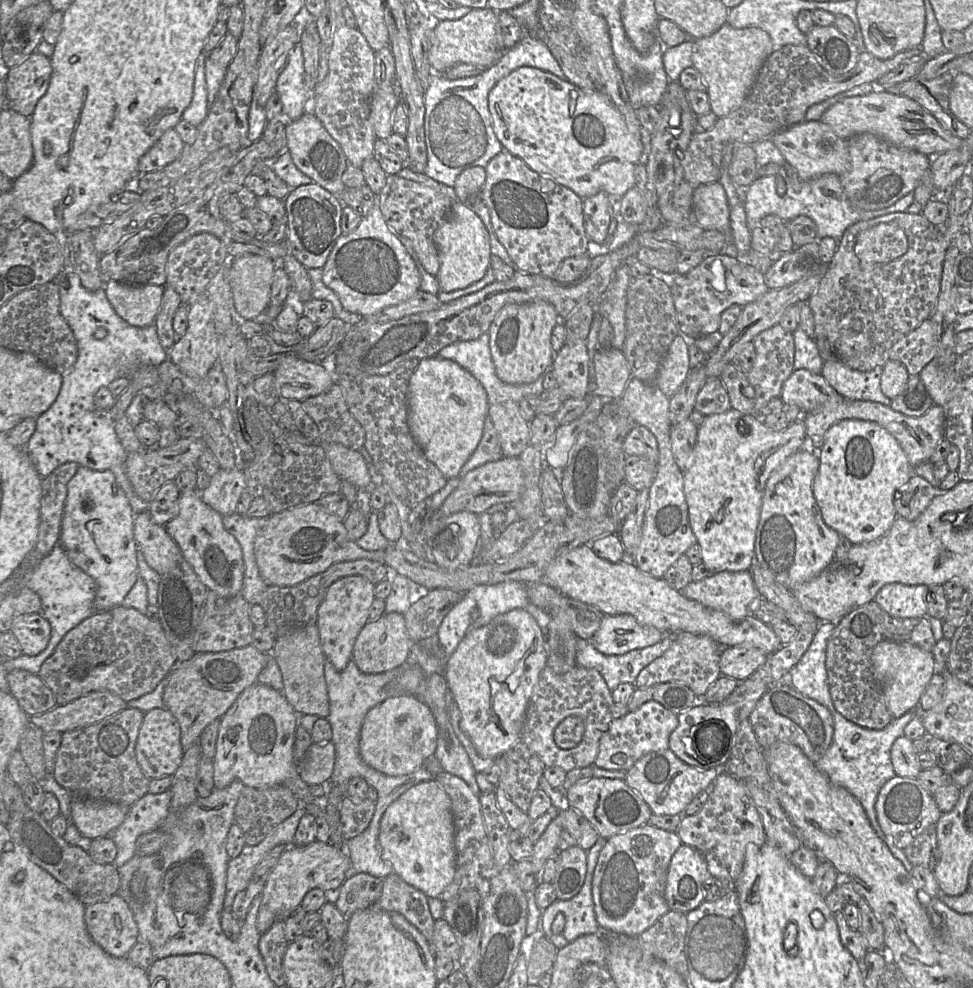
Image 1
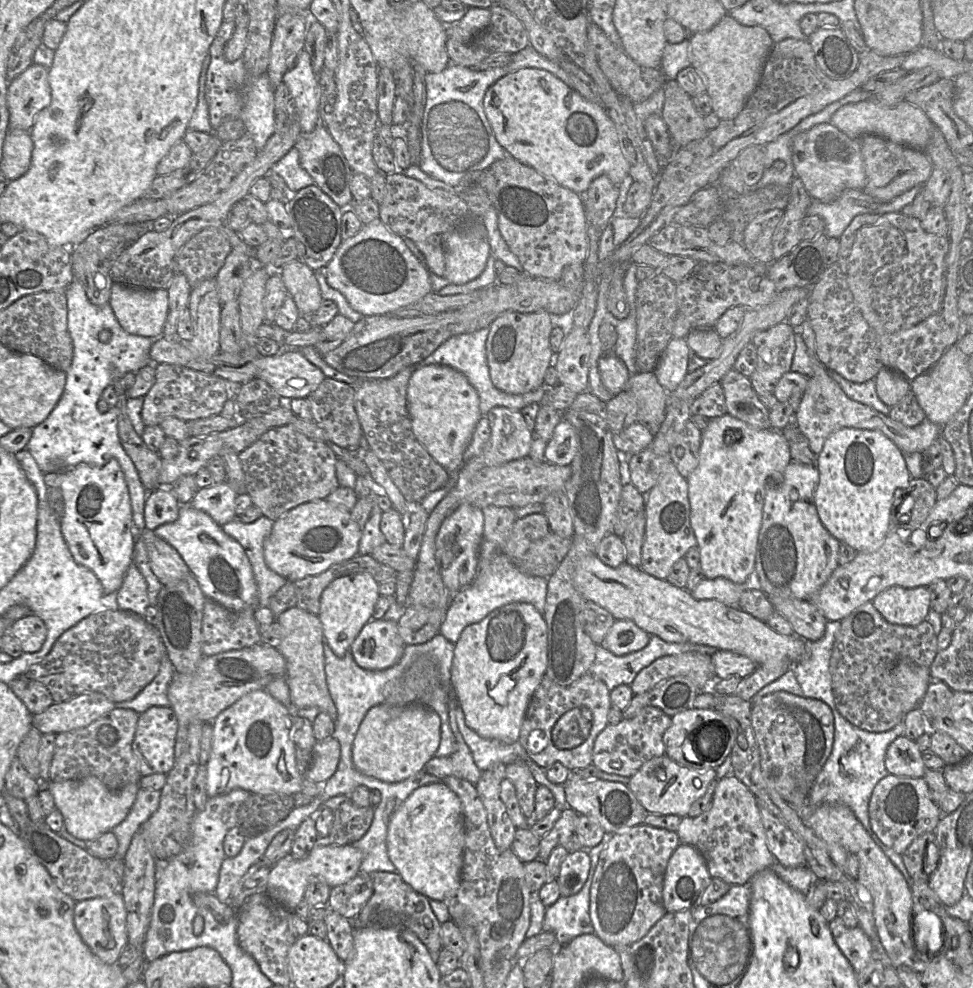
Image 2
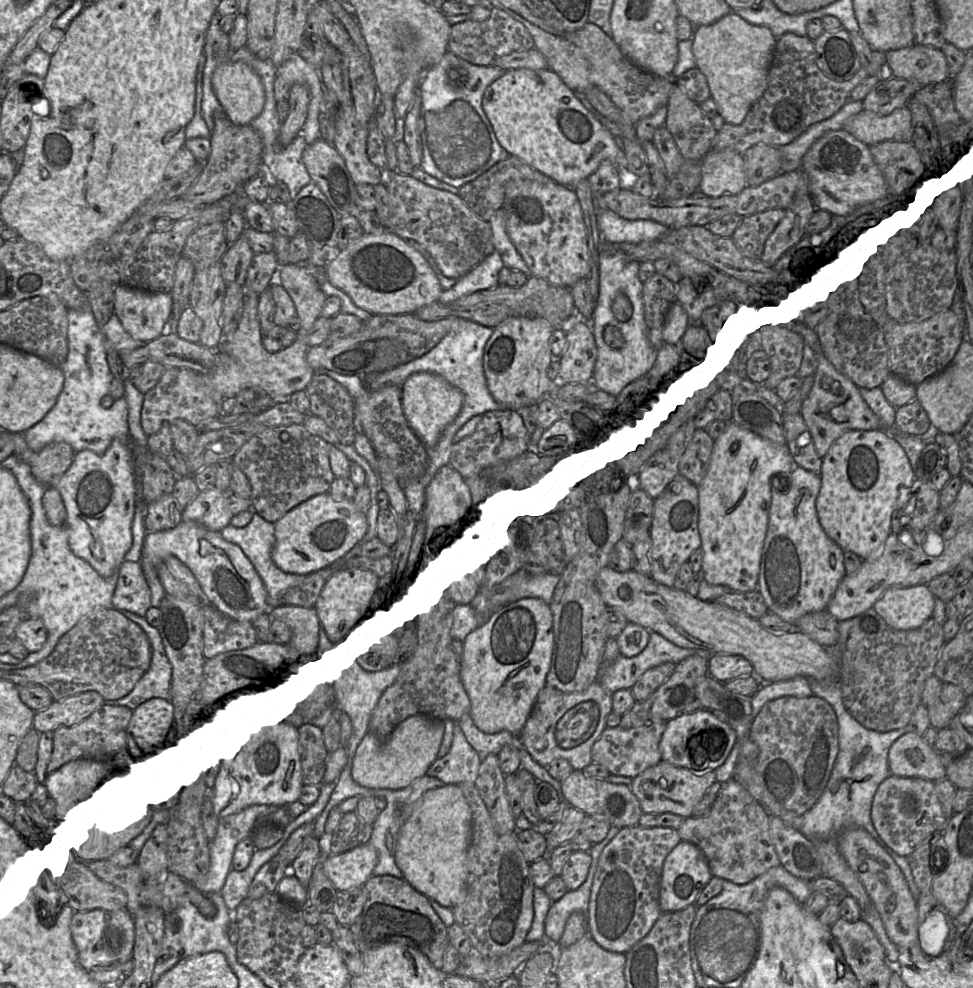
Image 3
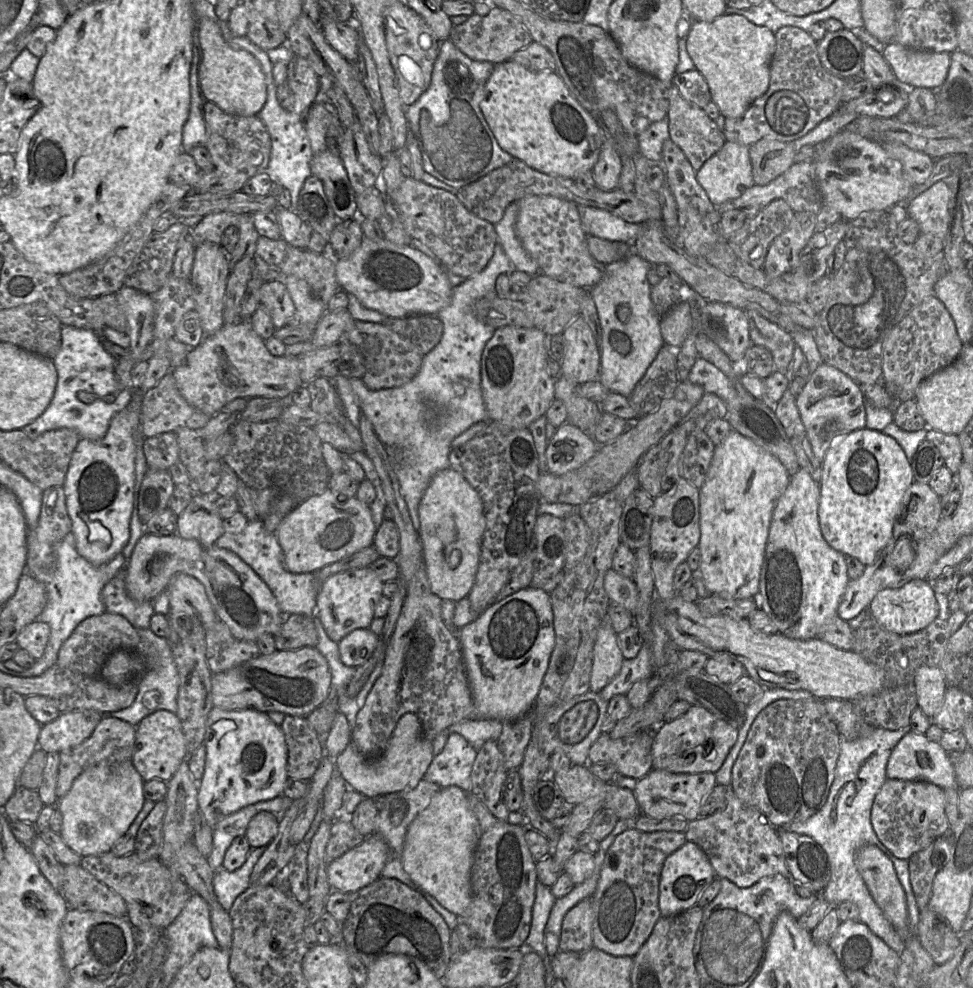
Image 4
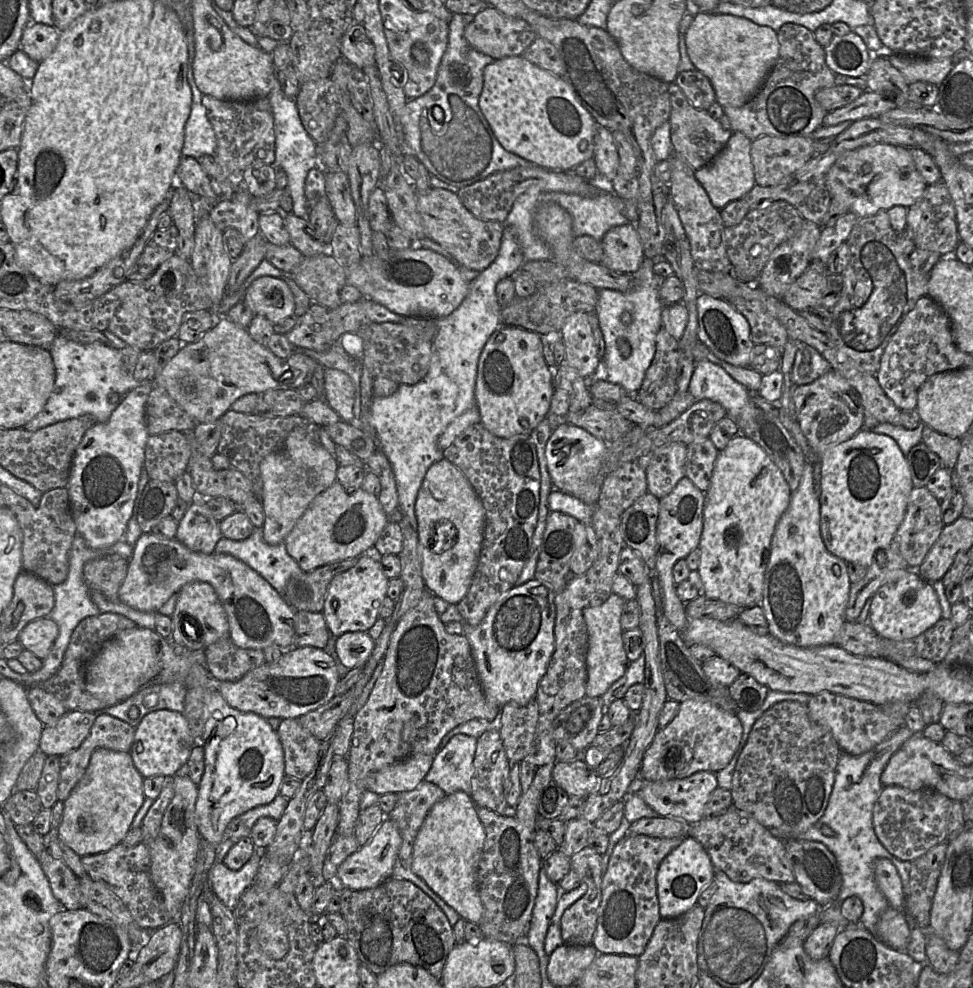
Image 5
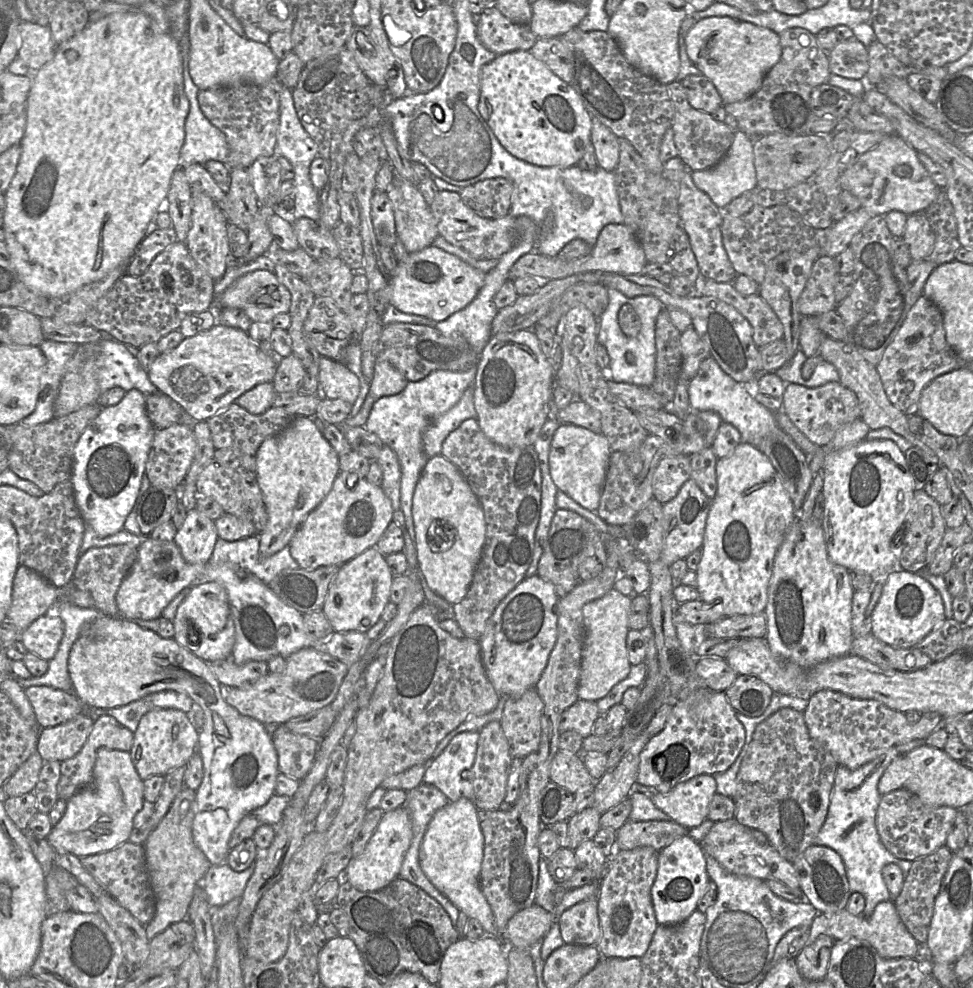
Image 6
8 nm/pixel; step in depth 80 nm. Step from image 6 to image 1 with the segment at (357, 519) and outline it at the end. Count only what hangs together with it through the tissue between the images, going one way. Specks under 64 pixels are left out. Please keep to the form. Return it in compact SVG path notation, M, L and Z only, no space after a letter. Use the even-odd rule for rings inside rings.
M316 502L270 514L254 542L254 555L263 581L275 586L294 586L337 562L369 559L384 563L385 549L367 551L348 537L343 520Z

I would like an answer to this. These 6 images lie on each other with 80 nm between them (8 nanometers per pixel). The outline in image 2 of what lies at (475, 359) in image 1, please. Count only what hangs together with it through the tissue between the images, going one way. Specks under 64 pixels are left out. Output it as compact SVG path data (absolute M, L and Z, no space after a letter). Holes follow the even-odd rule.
M489 327L466 334L459 334L448 338L443 342L431 355L423 361L415 365L414 370L419 367L440 364L454 368L461 372L468 379L469 383L474 387L479 396L479 409L483 416L487 416L488 412L497 406L506 407L511 410L520 411L522 408L537 403L539 404L546 386L542 386L531 392L519 395L508 394L498 390L492 383L489 373L489 367L486 356L486 340L489 335Z

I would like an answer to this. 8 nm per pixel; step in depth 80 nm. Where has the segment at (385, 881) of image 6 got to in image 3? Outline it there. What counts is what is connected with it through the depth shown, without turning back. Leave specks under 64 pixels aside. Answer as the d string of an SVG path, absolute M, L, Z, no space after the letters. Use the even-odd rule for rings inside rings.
M370 843L328 856L322 855L322 868L332 887L348 890L363 886L373 875L378 856Z

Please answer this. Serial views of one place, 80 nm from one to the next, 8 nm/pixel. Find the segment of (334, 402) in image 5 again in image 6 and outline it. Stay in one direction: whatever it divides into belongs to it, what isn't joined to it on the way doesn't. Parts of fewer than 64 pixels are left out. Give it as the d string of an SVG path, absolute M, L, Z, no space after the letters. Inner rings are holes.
M325 357L319 361L319 392L327 399L354 404L360 390L358 377L340 363Z

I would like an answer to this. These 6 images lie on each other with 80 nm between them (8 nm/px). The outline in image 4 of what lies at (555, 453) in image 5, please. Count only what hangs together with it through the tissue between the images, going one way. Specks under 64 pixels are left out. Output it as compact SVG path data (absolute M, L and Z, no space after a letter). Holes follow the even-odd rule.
M563 423L557 428L546 448L547 471L562 475L581 467L599 449L599 444L579 428Z

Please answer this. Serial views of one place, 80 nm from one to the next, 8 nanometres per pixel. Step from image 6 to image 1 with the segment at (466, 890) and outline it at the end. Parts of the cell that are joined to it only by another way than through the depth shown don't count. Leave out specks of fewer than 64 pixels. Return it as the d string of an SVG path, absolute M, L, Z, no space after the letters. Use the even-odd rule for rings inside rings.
M434 779L420 782L408 789L384 812L380 820L378 842L381 857L392 866L396 875L427 897L440 897L452 881L456 867L453 815L451 800L447 793Z

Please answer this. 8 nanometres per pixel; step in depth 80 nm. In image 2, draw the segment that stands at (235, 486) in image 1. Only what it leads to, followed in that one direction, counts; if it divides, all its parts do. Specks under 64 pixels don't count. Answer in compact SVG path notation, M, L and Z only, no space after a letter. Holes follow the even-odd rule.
M227 481L214 483L210 487L198 488L189 504L207 513L218 525L222 526L236 516L234 502L237 495L238 493Z

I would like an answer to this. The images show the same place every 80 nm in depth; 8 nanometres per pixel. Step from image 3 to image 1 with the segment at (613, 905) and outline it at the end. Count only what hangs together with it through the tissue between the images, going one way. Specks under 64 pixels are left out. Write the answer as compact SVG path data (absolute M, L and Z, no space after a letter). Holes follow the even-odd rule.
M650 823L611 836L601 849L592 880L592 896L596 920L610 933L638 937L670 910L664 896L670 861L682 841L676 832L660 829Z

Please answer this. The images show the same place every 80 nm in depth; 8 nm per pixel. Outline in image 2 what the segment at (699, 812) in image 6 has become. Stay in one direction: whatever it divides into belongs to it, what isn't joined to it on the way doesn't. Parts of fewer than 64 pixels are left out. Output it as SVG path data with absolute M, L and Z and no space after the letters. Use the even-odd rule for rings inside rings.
M664 754L646 761L630 777L627 786L649 813L674 814L683 818L688 816L692 804L706 793L708 785L714 779L716 779L716 770L699 771L690 769L678 764Z

